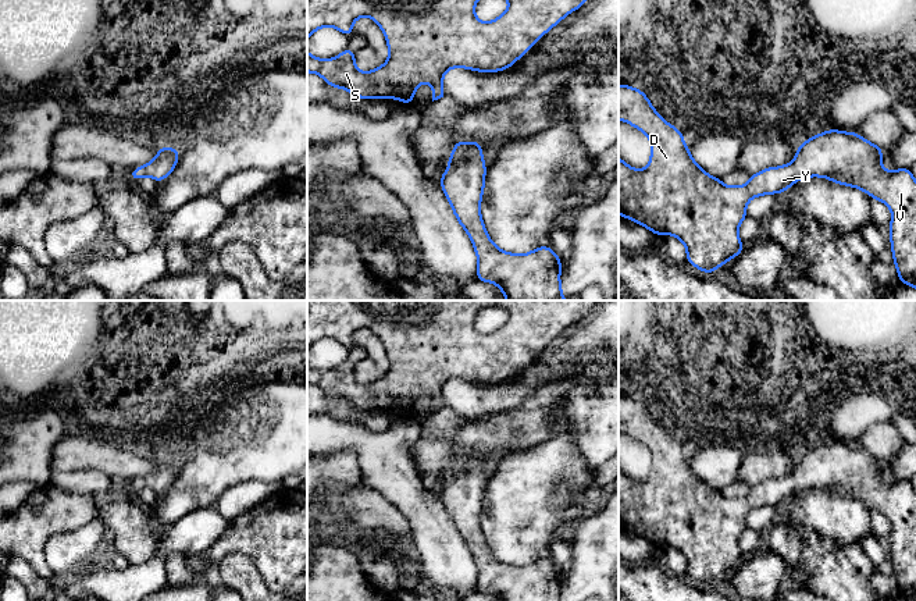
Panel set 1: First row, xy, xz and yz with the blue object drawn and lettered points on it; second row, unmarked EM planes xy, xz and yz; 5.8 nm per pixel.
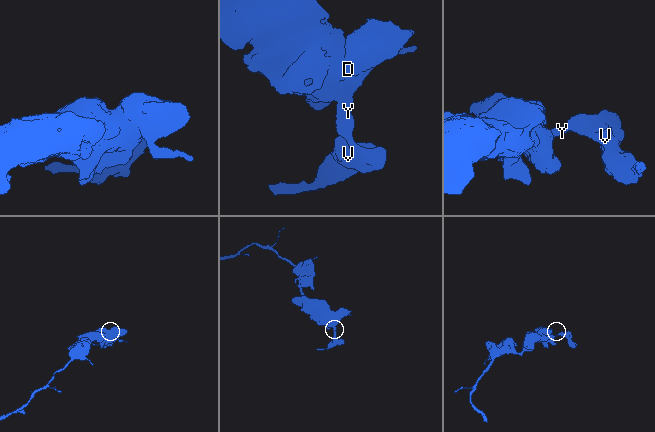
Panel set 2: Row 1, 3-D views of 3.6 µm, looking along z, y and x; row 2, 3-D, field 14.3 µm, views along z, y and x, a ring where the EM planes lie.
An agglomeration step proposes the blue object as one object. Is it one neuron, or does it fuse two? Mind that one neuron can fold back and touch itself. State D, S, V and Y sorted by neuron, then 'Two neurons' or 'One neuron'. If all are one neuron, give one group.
Groups: D S V Y. One neuron

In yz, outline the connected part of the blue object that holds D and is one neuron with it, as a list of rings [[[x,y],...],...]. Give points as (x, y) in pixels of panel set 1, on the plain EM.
[[[619,396],[619,431],[623,431],[634,440],[642,442],[651,452],[651,472],[645,481],[631,480],[619,467],[619,526],[646,538],[655,547],[674,547],[687,559],[687,573],[710,586],[730,570],[737,569],[744,562],[738,548],[738,538],[746,530],[746,516],[752,509],[783,505],[798,491],[808,488],[830,490],[831,494],[853,498],[865,502],[870,509],[885,515],[892,524],[890,536],[891,562],[894,577],[899,586],[899,594],[916,600],[916,492],[910,480],[898,480],[885,483],[881,477],[883,459],[863,451],[856,444],[842,444],[838,441],[824,442],[816,448],[808,449],[805,455],[796,459],[795,470],[781,479],[769,479],[753,487],[744,498],[727,498],[721,491],[709,487],[702,481],[684,456],[684,448],[680,441],[666,434],[653,420],[646,406],[630,396]]]

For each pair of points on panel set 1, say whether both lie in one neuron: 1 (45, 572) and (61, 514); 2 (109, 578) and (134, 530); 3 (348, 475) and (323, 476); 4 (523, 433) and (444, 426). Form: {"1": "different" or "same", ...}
{"1": "same", "2": "different", "3": "same", "4": "different"}

